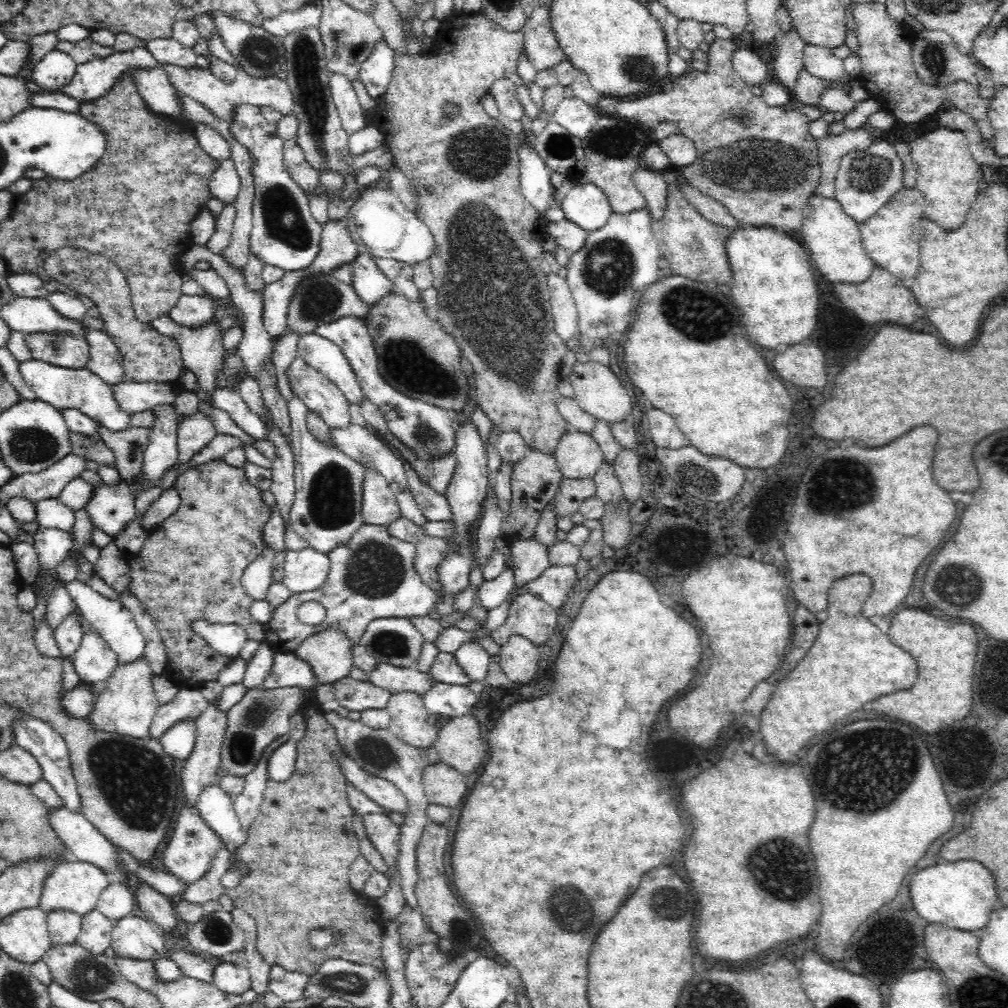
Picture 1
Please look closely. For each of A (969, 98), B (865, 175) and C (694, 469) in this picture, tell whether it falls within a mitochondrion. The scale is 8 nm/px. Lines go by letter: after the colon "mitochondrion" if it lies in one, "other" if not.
A: other
B: mitochondrion
C: mitochondrion

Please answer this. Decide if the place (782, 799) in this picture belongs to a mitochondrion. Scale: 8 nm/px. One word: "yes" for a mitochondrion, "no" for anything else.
no

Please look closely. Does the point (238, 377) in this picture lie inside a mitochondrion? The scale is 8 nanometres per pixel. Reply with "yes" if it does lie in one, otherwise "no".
no

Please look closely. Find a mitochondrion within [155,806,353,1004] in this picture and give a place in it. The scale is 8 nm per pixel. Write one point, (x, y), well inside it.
(217, 930)

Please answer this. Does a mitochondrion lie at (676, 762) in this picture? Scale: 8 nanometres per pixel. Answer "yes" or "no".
no

